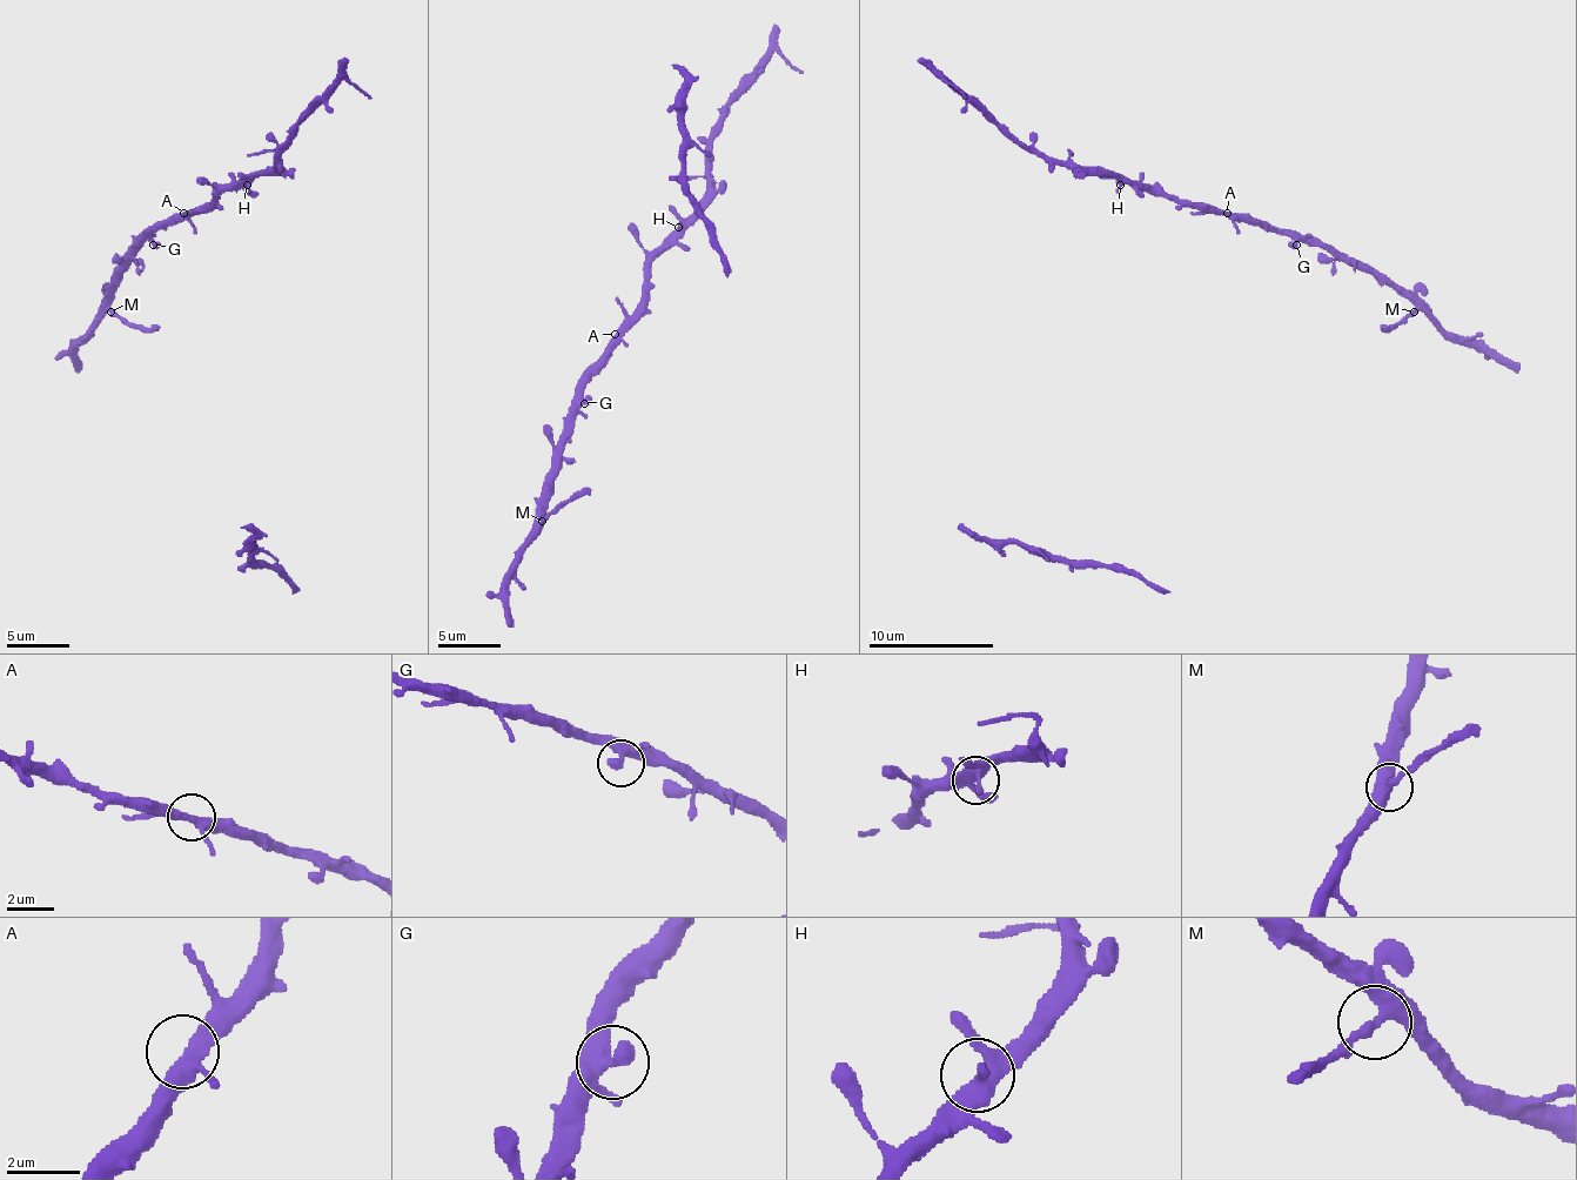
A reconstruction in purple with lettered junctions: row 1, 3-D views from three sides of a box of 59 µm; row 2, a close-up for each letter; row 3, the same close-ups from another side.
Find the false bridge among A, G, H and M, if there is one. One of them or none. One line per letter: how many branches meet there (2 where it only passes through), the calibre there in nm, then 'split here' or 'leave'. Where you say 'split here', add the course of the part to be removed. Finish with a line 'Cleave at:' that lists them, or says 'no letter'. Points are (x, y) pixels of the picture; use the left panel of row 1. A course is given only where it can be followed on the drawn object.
A: 3 branches meet; 360 nm thick; leave
G: 2 branches meet; 360 nm thick; leave
H: 3 branches meet; 360 nm thick; leave
M: 3 branches meet; 320 nm thick; split here; foreign part runs (112, 310), (146, 329), (159, 326)
Cleave at: M

